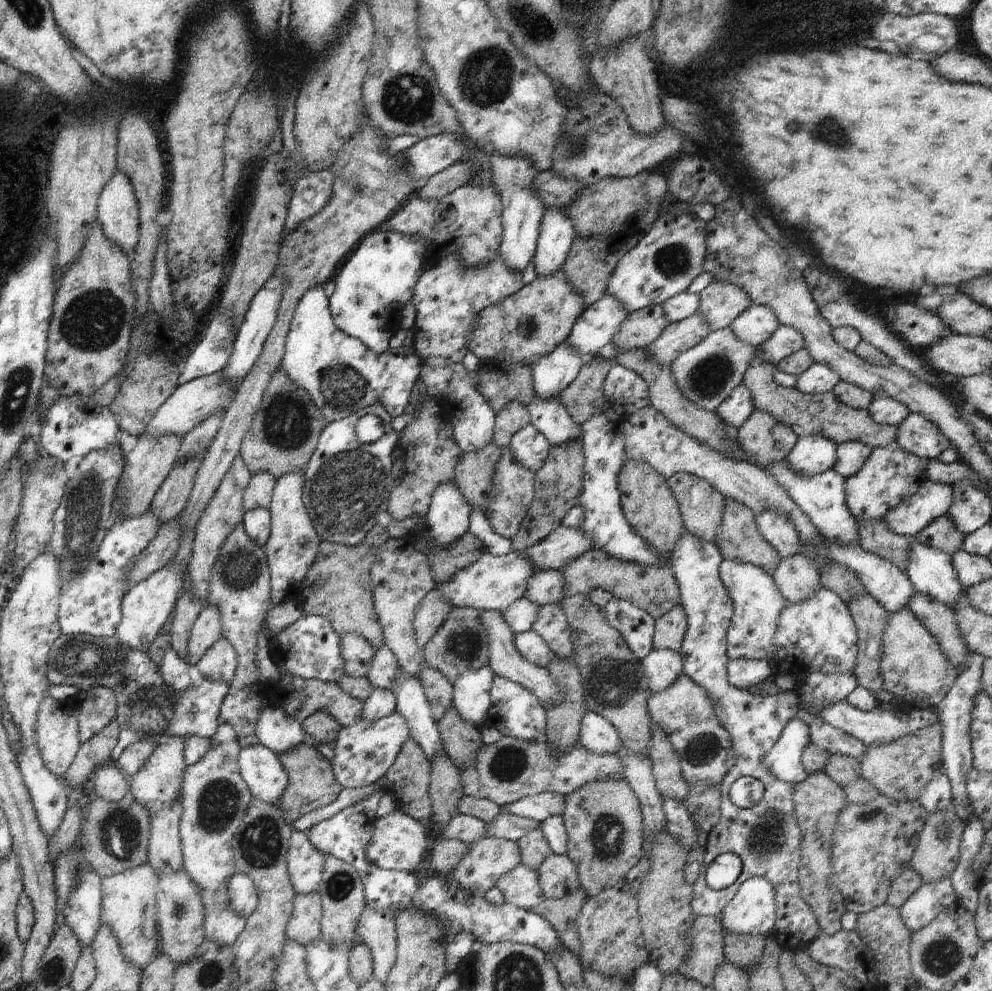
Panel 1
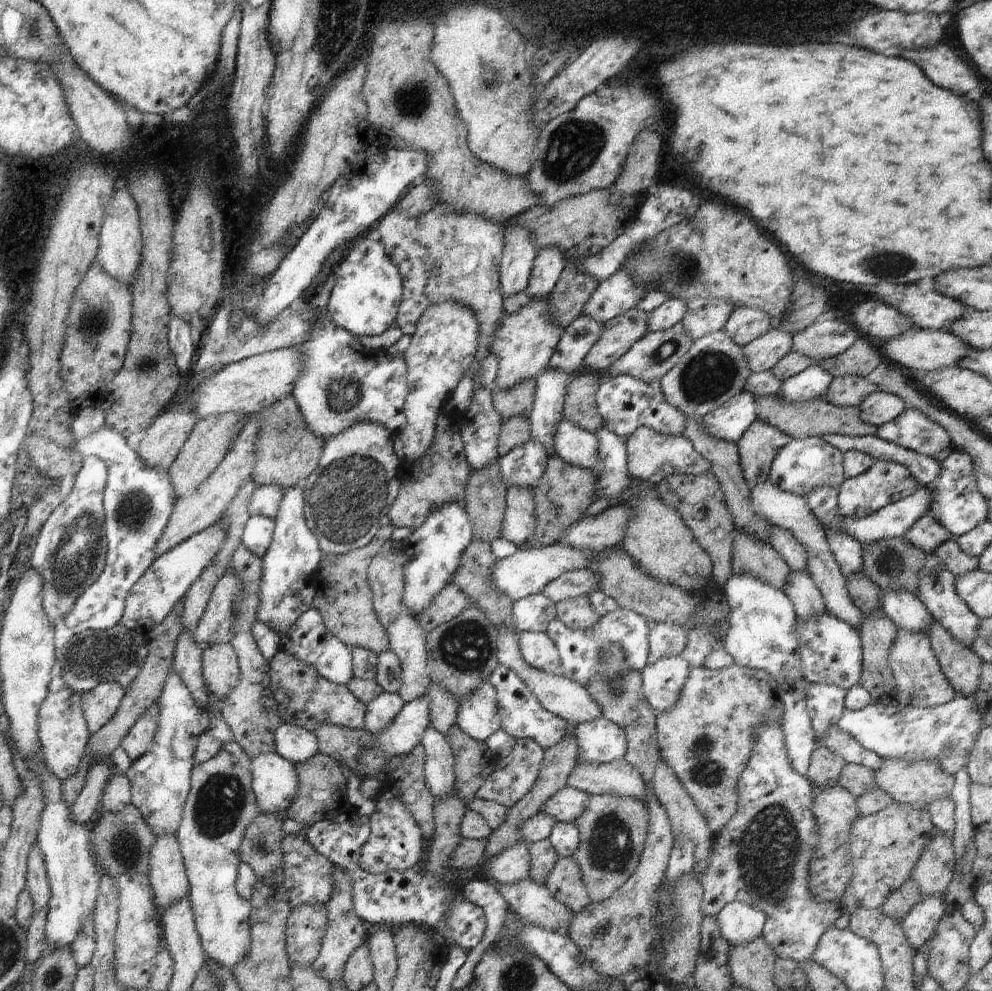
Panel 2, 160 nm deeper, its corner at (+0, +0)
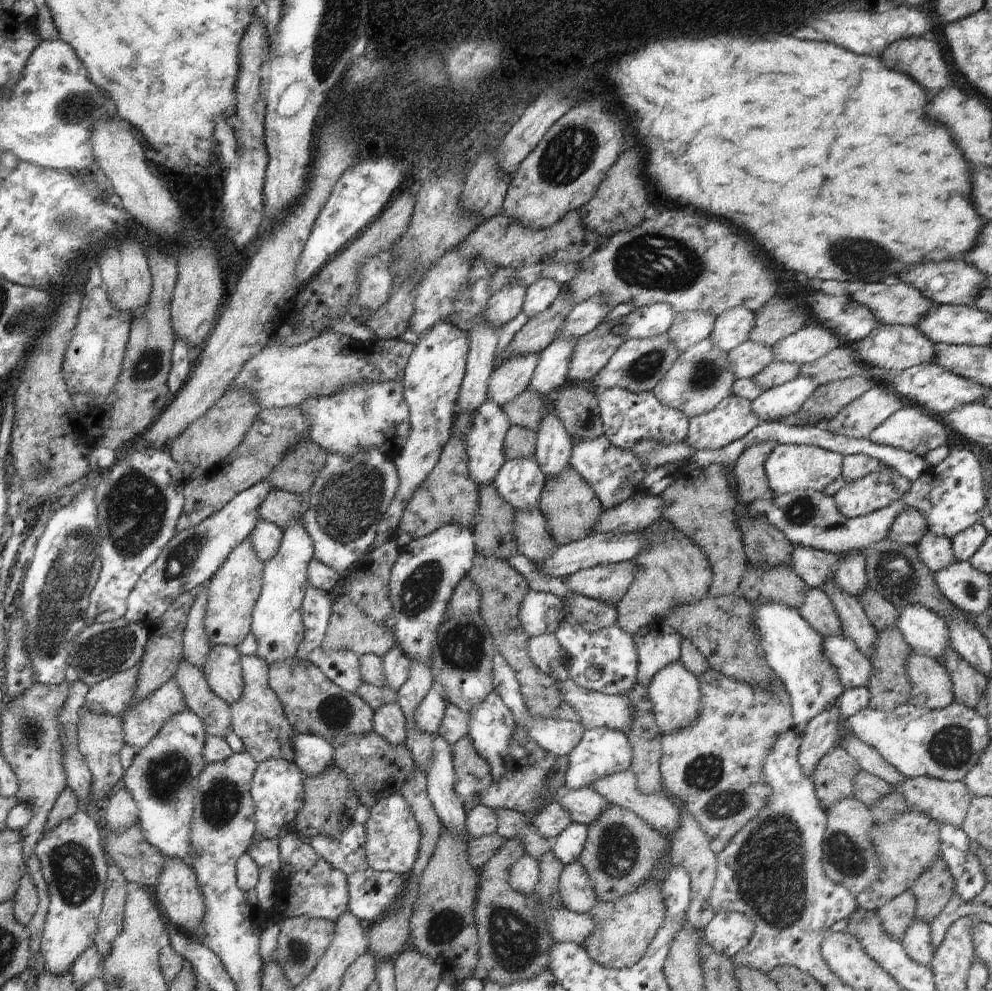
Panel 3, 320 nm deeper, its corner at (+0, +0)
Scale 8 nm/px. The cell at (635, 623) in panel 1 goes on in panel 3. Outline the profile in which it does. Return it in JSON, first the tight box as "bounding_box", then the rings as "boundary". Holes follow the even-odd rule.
{"bounding_box":[554,618,638,695],"boundary":[[[566,618],[556,628],[554,636],[568,655],[570,679],[587,690],[606,695],[622,695],[636,685],[638,654],[634,635],[624,632],[618,624],[600,628],[596,632],[586,632],[584,625]]]}

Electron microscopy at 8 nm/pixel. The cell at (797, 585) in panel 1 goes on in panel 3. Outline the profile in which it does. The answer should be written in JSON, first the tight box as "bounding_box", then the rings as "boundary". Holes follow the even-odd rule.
{"bounding_box":[799,588,843,636],"boundary":[[[806,588],[804,604],[800,606],[799,614],[821,636],[843,634],[832,602],[821,588]]]}

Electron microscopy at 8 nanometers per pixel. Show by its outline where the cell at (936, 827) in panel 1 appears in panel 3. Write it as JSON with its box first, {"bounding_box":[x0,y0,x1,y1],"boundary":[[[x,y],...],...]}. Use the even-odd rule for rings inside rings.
{"bounding_box":[910,857,955,924],"boundary":[[[939,857],[932,868],[918,876],[910,890],[917,903],[915,918],[931,924],[950,902],[950,896],[955,892],[955,881],[946,862]]]}

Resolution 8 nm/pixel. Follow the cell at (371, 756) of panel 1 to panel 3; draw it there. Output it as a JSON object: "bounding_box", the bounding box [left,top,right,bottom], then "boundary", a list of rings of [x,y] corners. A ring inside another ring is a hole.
{"bounding_box":[412,681,448,736],"boundary":[[[435,681],[414,712],[412,720],[418,728],[418,732],[430,734],[430,736],[437,734],[438,728],[442,724],[444,710],[448,708],[448,704],[442,686]]]}

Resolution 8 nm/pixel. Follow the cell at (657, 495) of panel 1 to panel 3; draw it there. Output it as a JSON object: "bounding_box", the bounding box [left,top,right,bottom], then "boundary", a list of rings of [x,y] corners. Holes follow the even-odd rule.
{"bounding_box":[617,518,712,635],"boundary":[[[663,518],[654,522],[645,529],[650,538],[646,538],[642,552],[633,559],[636,565],[634,572],[634,581],[625,598],[617,605],[617,624],[628,634],[636,635],[642,628],[649,626],[653,621],[662,621],[664,614],[674,610],[680,604],[691,604],[700,602],[707,595],[712,584],[712,568],[708,561],[707,555],[688,537],[685,536],[678,528],[675,528],[669,521]]]}

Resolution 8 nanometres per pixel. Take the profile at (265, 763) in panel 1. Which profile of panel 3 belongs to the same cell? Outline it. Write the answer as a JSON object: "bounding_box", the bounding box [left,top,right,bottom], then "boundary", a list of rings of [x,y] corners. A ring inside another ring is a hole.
{"bounding_box":[251,759,304,839],"boundary":[[[269,759],[258,763],[251,784],[251,798],[254,800],[256,813],[254,821],[256,832],[264,839],[276,838],[291,829],[296,814],[304,803],[304,775],[291,760]]]}

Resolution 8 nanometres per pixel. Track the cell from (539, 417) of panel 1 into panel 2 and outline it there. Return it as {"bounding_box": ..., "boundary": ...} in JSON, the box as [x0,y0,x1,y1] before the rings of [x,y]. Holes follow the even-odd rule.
{"bounding_box":[552,414,602,474],"boundary":[[[564,414],[554,430],[552,446],[555,454],[570,465],[582,466],[594,474],[602,466],[598,458],[598,438],[568,420]]]}

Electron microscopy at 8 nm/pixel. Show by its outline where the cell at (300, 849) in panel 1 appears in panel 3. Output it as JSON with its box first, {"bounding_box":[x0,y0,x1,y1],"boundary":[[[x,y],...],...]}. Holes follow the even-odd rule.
{"bounding_box":[278,830,348,921],"boundary":[[[288,830],[280,838],[280,872],[278,872],[278,884],[282,886],[282,896],[286,902],[280,902],[278,914],[282,918],[286,916],[310,916],[316,919],[336,921],[340,914],[348,908],[347,879],[344,872],[337,870],[319,856],[308,843],[295,831]]]}

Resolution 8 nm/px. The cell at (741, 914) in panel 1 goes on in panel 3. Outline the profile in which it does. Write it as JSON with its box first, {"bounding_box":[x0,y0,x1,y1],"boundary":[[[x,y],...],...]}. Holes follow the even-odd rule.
{"bounding_box":[703,912,756,957],"boundary":[[[720,912],[703,930],[706,940],[717,952],[734,957],[750,944],[754,928],[756,924],[740,912]]]}

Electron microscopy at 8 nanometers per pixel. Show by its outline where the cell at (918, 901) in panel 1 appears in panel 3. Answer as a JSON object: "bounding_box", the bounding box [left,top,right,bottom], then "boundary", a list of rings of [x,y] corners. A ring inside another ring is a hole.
{"bounding_box":[900,918,936,967],"boundary":[[[918,918],[912,920],[910,926],[906,928],[902,940],[900,940],[901,946],[912,960],[928,967],[930,967],[936,950],[930,946],[930,942],[931,924],[924,922],[924,920],[918,920]]]}

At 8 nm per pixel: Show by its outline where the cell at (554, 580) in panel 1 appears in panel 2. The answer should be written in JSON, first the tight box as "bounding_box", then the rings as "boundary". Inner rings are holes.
{"bounding_box":[542,570,600,604],"boundary":[[[568,570],[550,582],[542,594],[550,598],[554,604],[575,597],[586,596],[600,590],[600,576],[592,570]]]}

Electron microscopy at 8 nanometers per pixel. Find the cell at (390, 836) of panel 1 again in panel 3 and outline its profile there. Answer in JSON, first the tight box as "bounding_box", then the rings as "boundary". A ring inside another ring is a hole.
{"bounding_box":[366,793,421,875],"boundary":[[[399,793],[380,798],[372,806],[366,828],[366,862],[372,870],[408,875],[418,859],[421,829],[406,800]]]}

